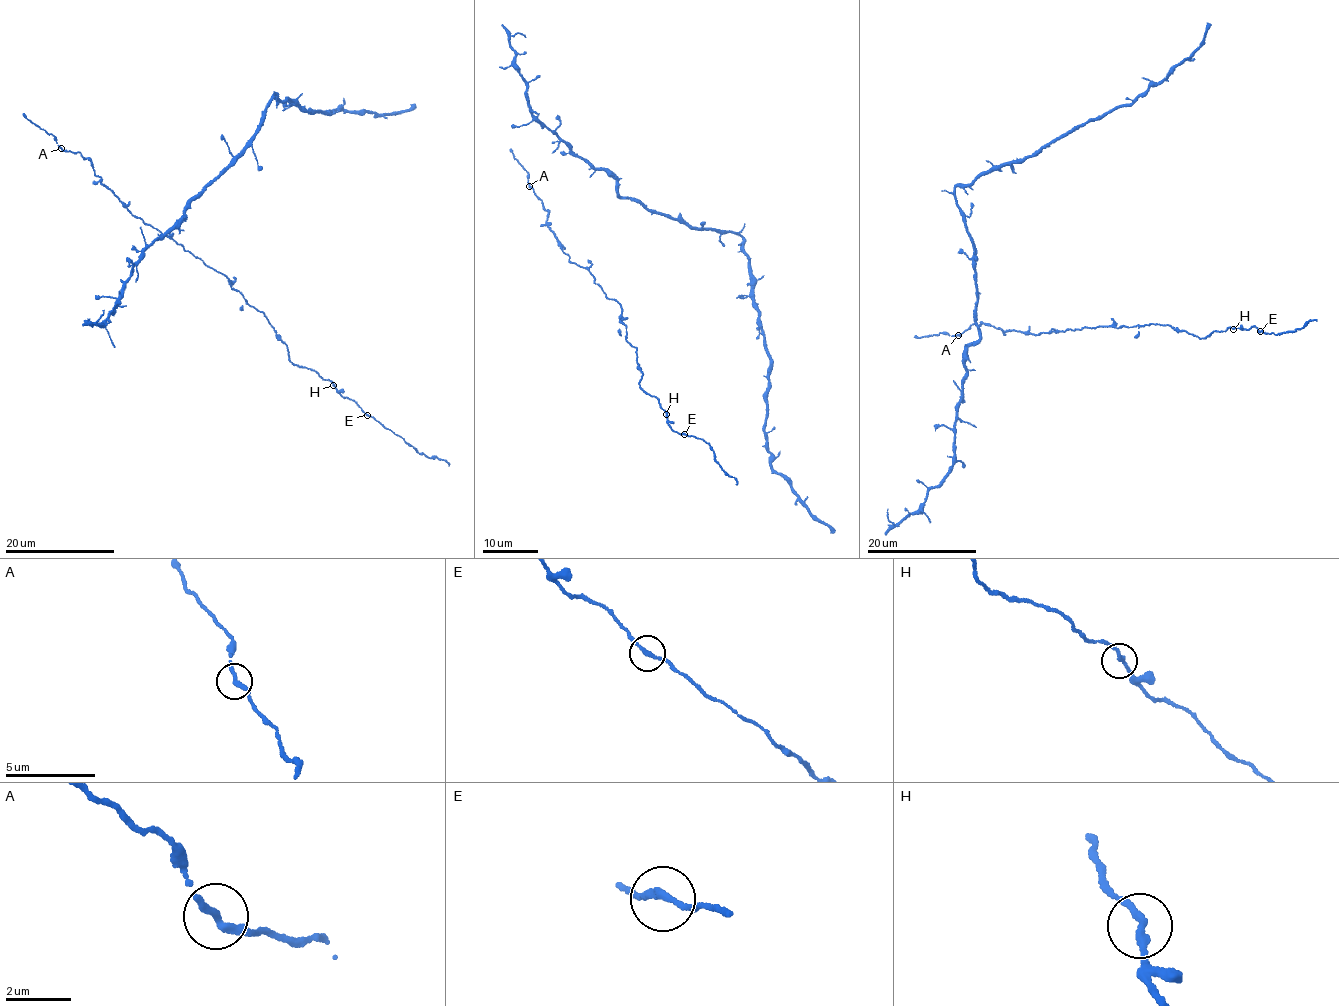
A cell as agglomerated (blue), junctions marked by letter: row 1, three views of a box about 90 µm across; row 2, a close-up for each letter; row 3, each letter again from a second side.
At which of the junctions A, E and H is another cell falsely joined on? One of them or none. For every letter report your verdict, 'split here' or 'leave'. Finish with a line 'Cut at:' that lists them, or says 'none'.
A: leave
E: leave
H: leave
Cut at: none

